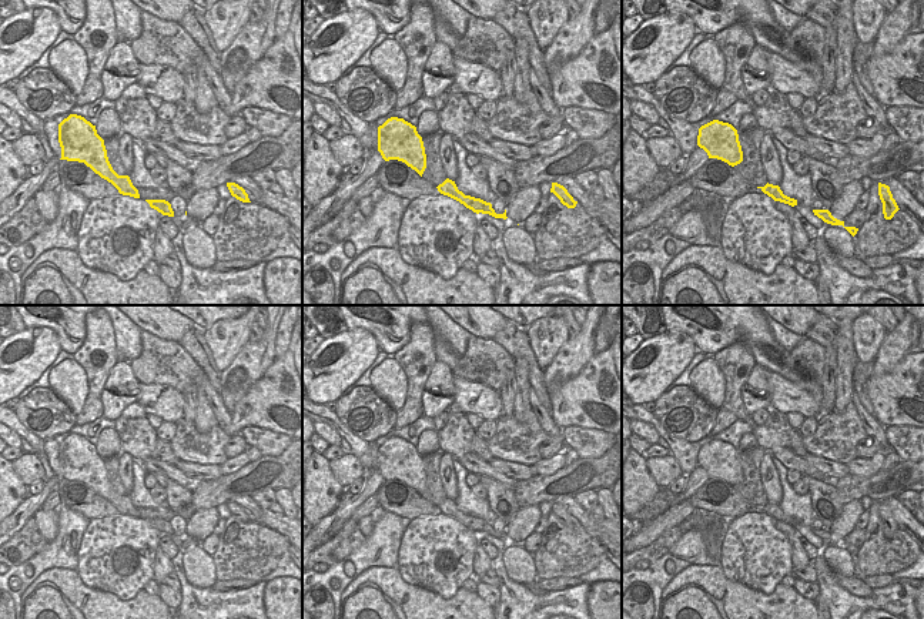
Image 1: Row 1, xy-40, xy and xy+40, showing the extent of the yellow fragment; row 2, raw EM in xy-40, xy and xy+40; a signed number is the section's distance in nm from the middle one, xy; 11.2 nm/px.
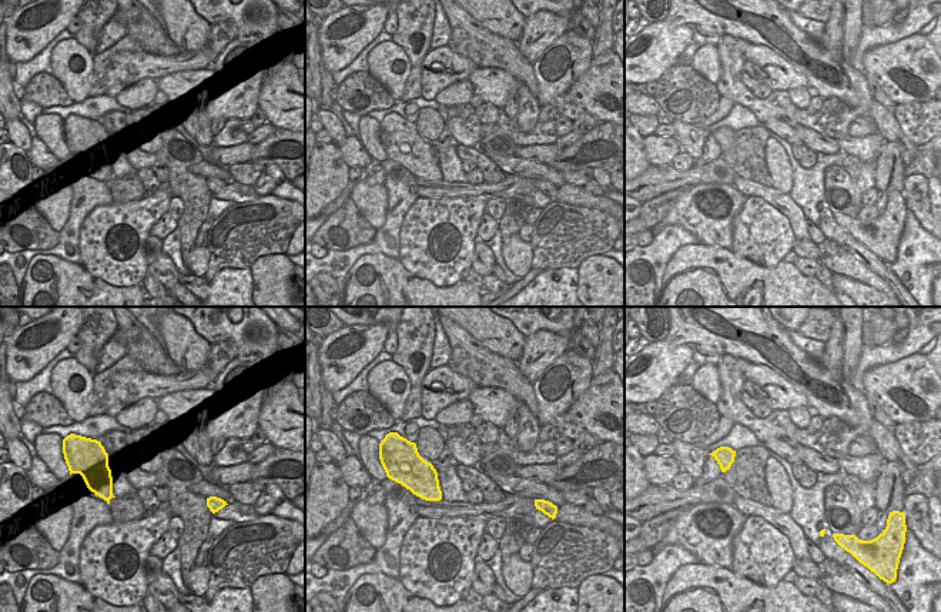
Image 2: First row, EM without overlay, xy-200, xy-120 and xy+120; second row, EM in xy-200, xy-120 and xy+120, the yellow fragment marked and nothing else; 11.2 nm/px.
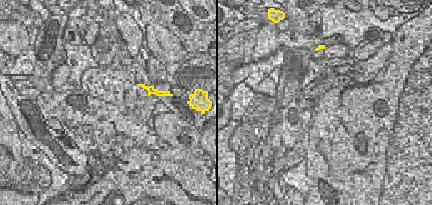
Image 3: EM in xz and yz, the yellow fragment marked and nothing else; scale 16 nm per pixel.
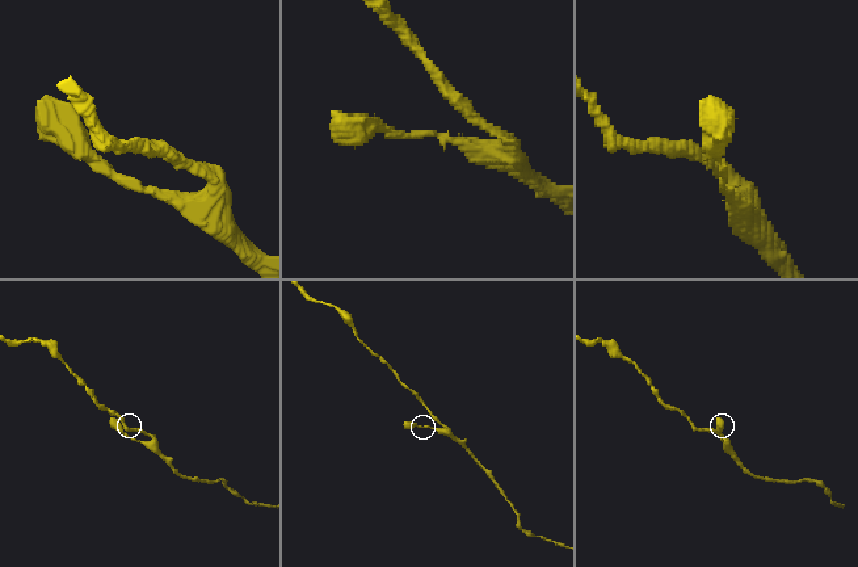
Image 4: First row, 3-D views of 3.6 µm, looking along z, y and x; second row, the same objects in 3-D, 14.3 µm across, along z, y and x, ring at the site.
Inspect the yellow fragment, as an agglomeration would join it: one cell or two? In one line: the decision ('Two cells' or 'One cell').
One cell

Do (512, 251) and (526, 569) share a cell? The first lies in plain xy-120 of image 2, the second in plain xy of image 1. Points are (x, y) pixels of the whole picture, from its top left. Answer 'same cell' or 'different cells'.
same cell

